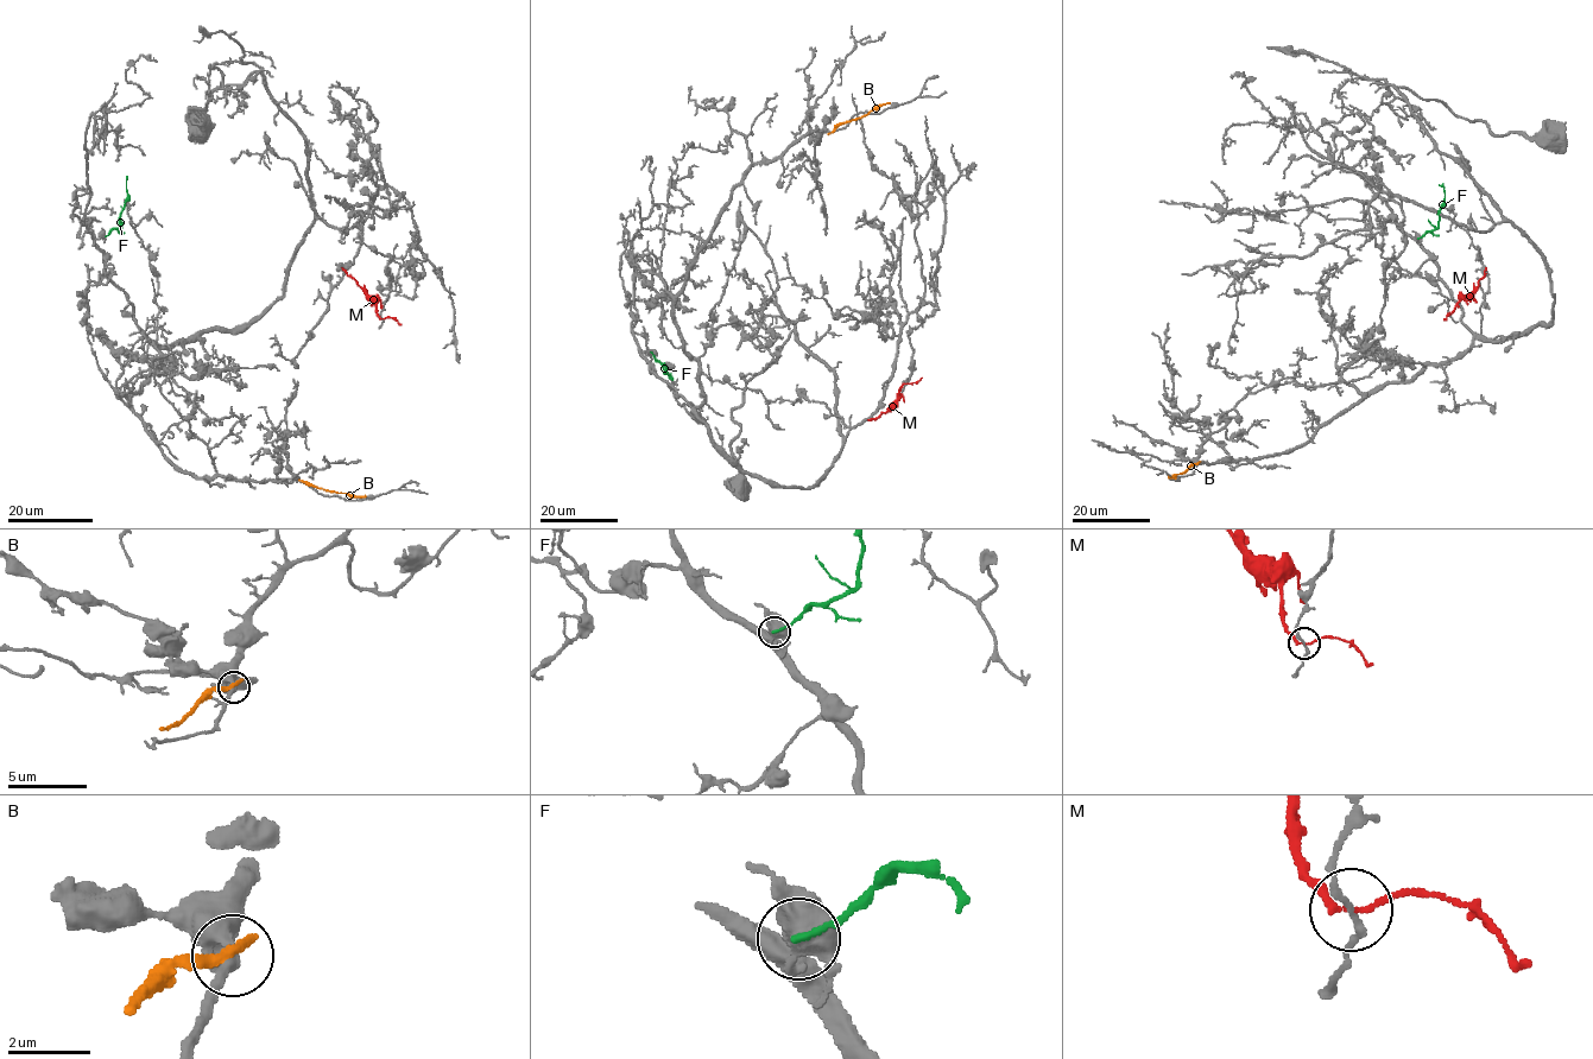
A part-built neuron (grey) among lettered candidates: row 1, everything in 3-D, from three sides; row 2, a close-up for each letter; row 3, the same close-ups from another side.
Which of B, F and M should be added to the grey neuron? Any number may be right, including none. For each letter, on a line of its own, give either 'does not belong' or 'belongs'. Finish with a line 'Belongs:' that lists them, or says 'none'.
B: does not belong
F: does not belong
M: does not belong
Belongs: none

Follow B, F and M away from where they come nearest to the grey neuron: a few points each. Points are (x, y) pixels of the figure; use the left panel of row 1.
B: (303, 481), (332, 492), (366, 496)
F: (106, 236), (120, 227), (127, 177)
M: (381, 318), (377, 314), (377, 304), (341, 268)

